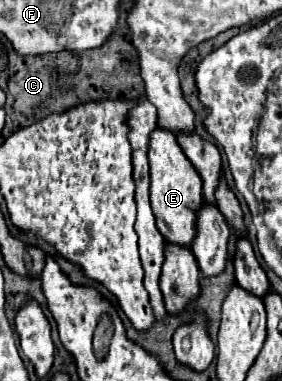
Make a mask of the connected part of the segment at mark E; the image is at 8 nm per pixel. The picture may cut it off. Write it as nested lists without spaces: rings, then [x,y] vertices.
[[[156,129],[150,135],[150,199],[156,217],[156,227],[164,235],[166,243],[190,247],[196,237],[196,215],[204,205],[202,197],[202,179],[198,179],[192,163],[182,155],[180,145],[166,131]]]

